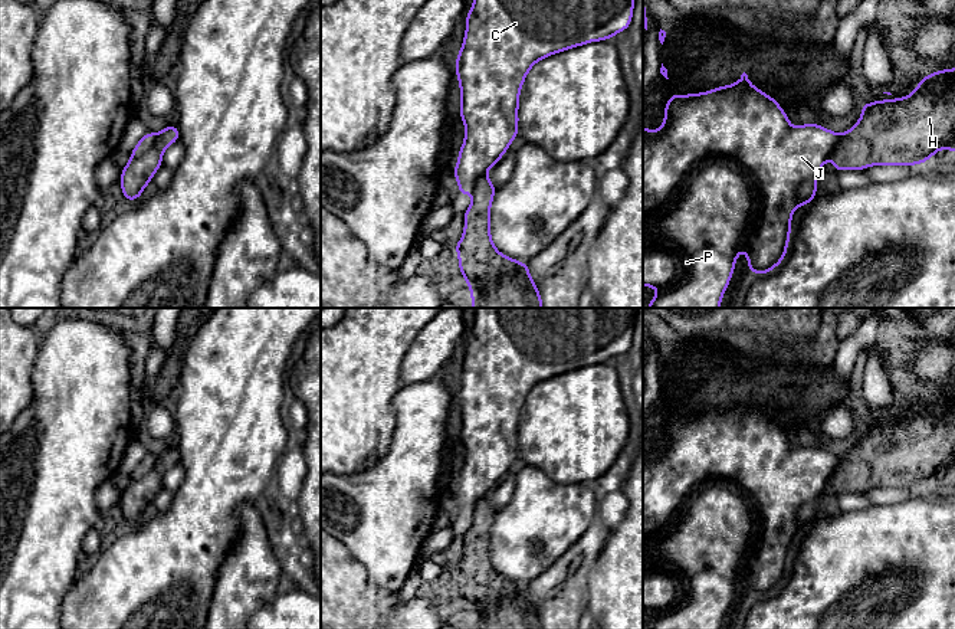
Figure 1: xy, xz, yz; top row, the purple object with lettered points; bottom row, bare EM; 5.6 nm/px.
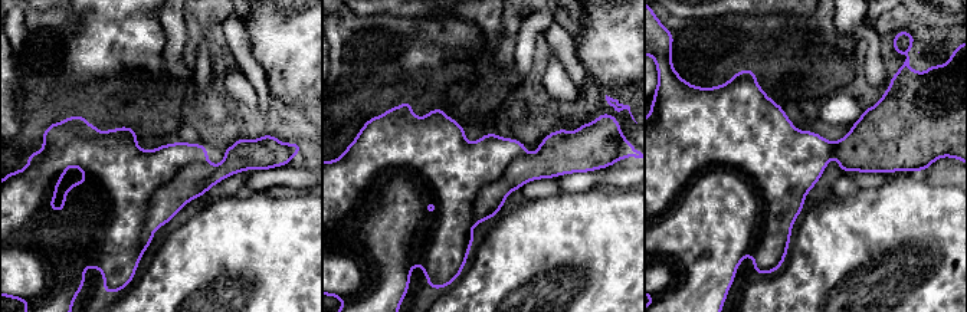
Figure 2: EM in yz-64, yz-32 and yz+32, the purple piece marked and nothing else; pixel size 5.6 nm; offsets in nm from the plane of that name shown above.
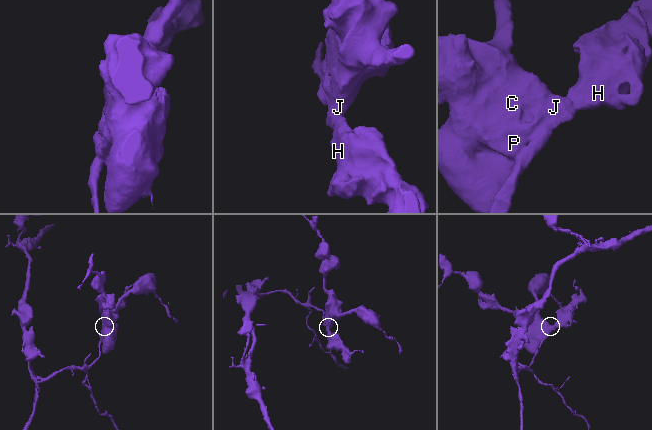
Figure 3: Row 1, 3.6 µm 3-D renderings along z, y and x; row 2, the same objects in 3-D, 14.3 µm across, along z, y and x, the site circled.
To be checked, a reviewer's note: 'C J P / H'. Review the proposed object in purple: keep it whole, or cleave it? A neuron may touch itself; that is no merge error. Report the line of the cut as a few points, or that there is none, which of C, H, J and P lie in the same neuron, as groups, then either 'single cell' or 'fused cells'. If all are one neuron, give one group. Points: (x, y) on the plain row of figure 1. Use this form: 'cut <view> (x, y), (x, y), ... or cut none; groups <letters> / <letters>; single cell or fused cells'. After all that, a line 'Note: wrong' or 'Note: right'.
cut xy (157, 456), (156, 465), (144, 477), (133, 480); groups C J P / H; fused cells
Note: right

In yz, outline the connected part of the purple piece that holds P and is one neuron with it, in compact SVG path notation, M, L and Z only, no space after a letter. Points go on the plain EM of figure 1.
M745 394L735 406L721 407L708 415L689 417L673 415L664 427L662 451L656 453L643 449L643 609L653 609L659 613L647 629L721 629L742 570L746 573L749 594L764 597L777 590L788 571L791 540L798 528L798 512L805 502L817 498L836 472L839 463L840 456L815 445L792 451L788 438L780 429L778 423L754 409Z

